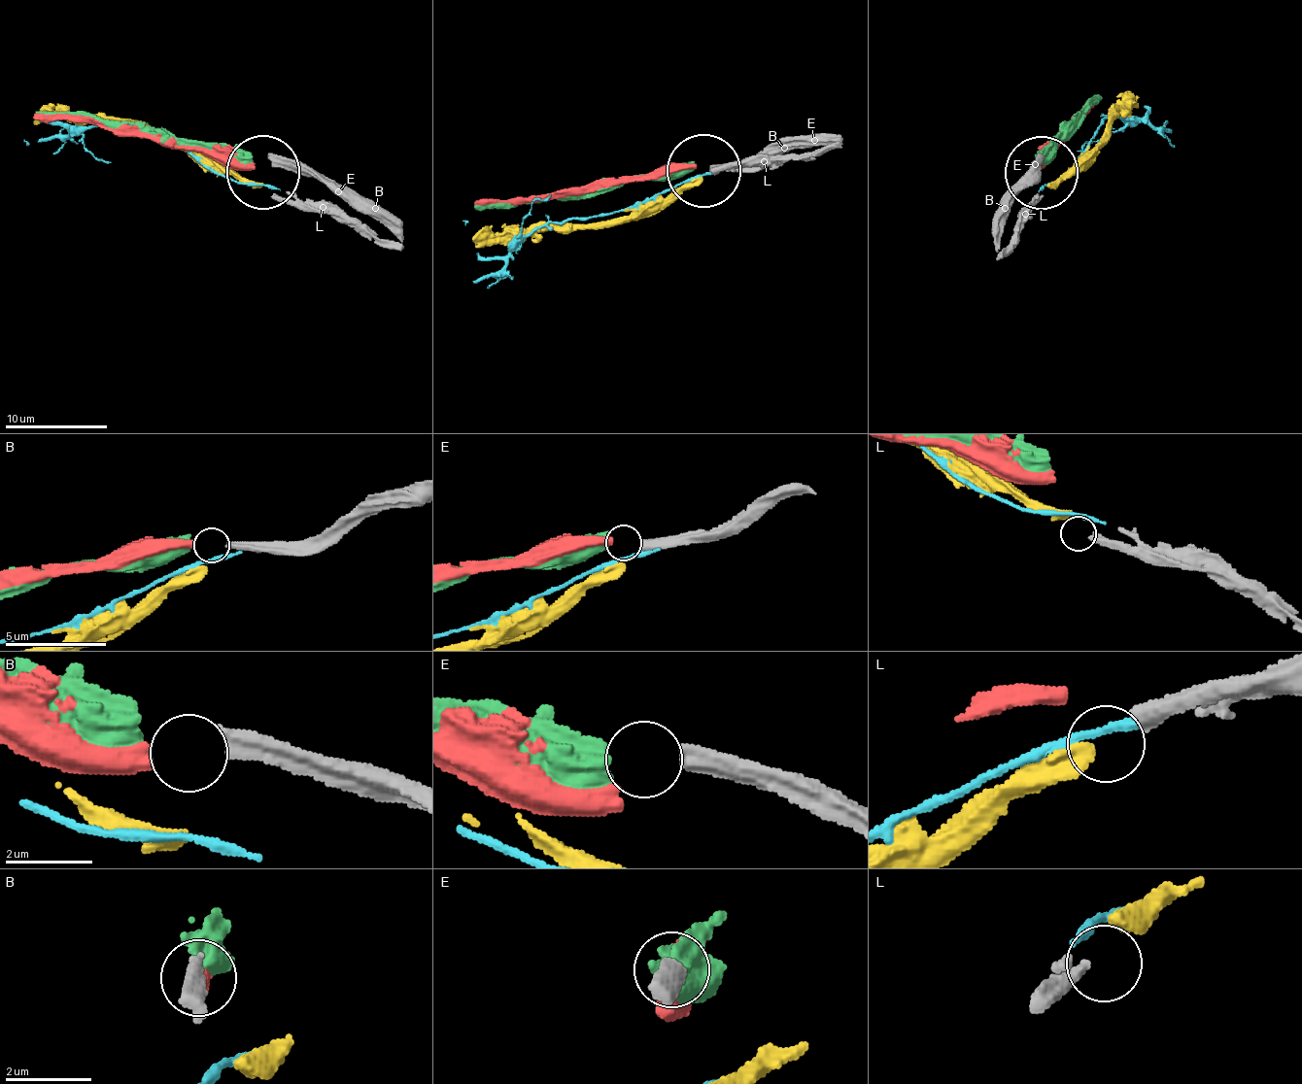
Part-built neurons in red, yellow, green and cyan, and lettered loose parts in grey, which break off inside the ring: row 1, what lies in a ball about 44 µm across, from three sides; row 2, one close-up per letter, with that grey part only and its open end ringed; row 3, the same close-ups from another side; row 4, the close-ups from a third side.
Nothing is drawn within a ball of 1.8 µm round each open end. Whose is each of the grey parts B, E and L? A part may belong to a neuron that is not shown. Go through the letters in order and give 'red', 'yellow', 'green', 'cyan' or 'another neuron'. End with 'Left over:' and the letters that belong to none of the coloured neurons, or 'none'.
B: red
E: green
L: another neuron
Left over: L

